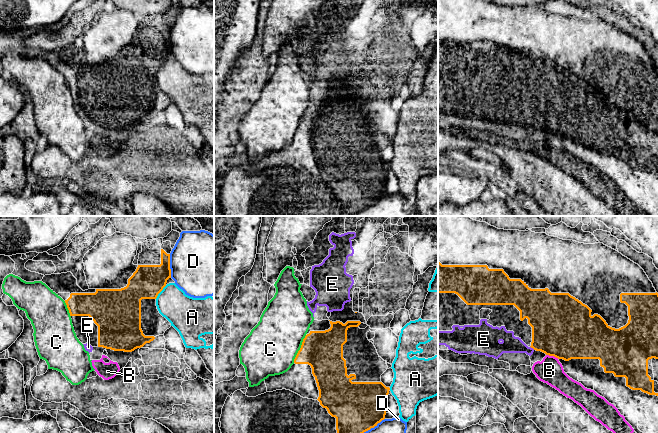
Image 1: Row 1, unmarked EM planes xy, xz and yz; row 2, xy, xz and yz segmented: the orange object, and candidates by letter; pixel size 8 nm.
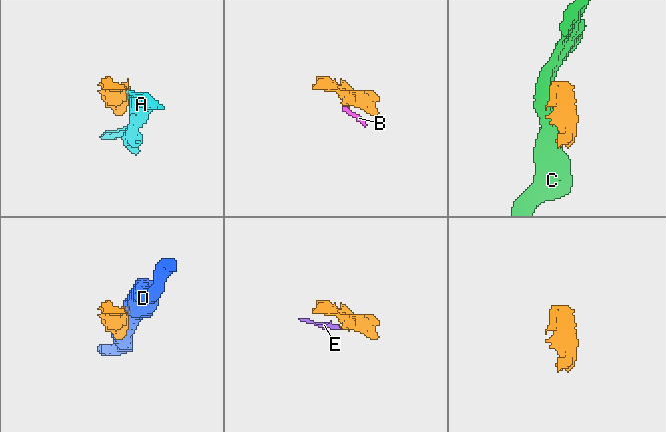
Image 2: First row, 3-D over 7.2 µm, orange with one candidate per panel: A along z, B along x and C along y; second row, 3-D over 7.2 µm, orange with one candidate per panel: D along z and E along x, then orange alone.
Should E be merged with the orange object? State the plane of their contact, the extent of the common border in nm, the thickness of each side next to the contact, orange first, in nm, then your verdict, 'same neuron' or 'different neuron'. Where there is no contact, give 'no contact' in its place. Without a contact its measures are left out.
yz | 50 nm | 420/140 nm | same neuron

